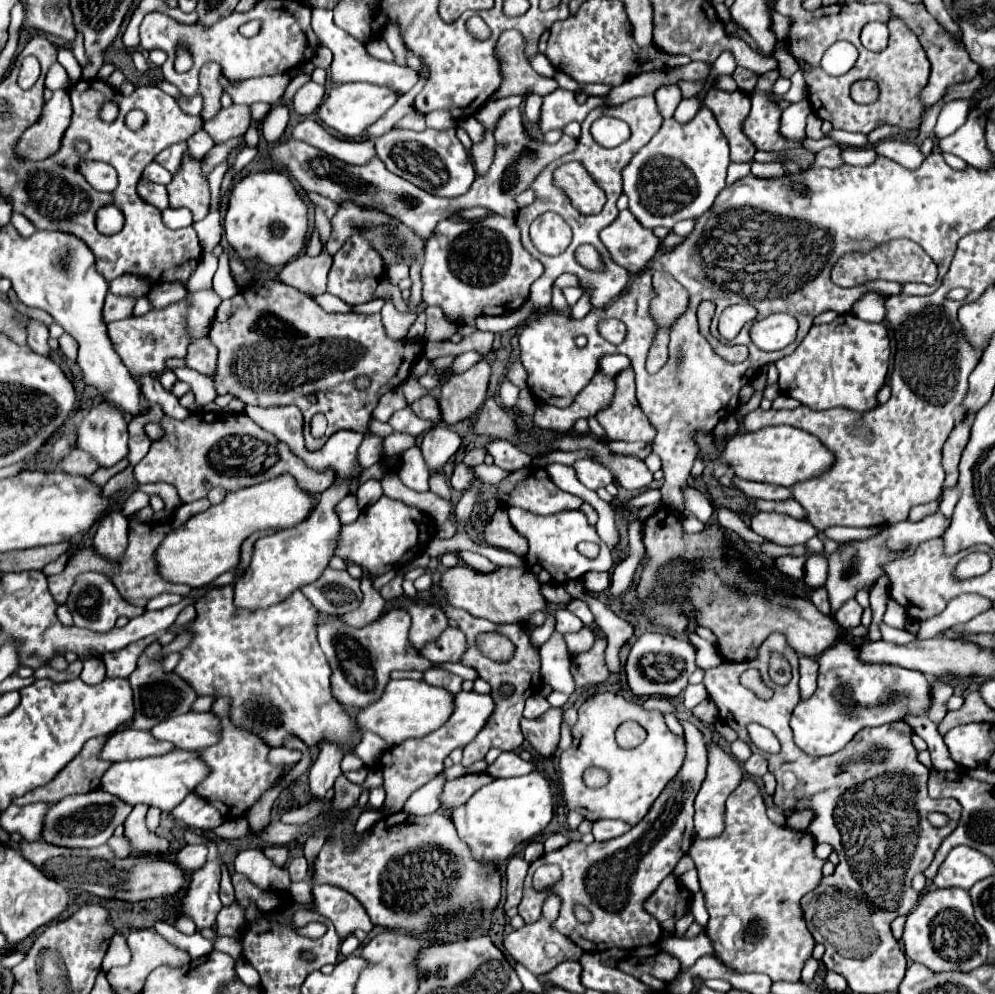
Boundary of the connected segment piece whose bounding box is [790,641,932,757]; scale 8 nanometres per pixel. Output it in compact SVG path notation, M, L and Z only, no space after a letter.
M838 641L838 645L832 645L818 657L820 669L818 669L818 689L808 701L800 701L792 713L790 727L794 733L794 743L798 749L802 749L806 755L822 757L832 755L840 751L860 729L864 727L878 727L892 721L900 721L906 713L924 715L930 705L930 683L926 677L918 671L902 669L902 667L890 667L890 665L862 665L856 659L858 647L852 641Z

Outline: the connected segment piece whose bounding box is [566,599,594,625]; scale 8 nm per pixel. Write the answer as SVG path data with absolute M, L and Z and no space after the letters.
M572 599L572 601L566 605L566 609L570 609L576 617L580 617L584 625L592 625L592 623L594 623L592 611L590 611L590 607L588 607L586 601L582 601L582 599Z

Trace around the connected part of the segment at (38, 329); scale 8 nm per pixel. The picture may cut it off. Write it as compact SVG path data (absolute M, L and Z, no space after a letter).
M28 319L24 327L26 327L26 335L28 335L28 347L40 355L50 355L48 327L42 325L40 321L34 321L34 319Z

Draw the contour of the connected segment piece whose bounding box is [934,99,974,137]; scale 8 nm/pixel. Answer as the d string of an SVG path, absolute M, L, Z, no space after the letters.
M966 99L966 101L952 101L952 103L946 103L938 115L938 123L934 127L934 133L936 137L946 137L950 133L954 133L968 117L970 109L972 109L972 101Z

